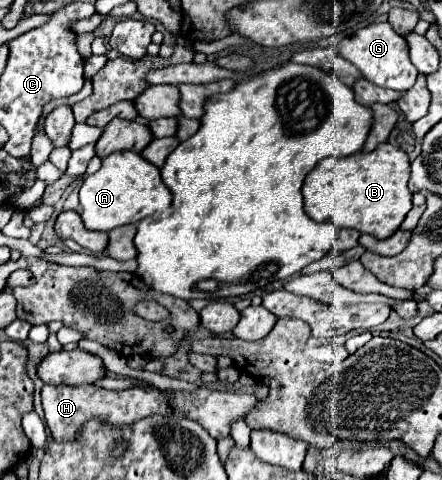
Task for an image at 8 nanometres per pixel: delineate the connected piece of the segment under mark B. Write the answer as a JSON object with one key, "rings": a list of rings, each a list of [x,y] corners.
{"rings":[[[390,143],[378,145],[370,153],[358,151],[350,157],[328,157],[320,161],[304,181],[304,211],[314,221],[332,221],[336,227],[348,227],[386,239],[400,227],[412,209],[408,179],[408,155]]]}

